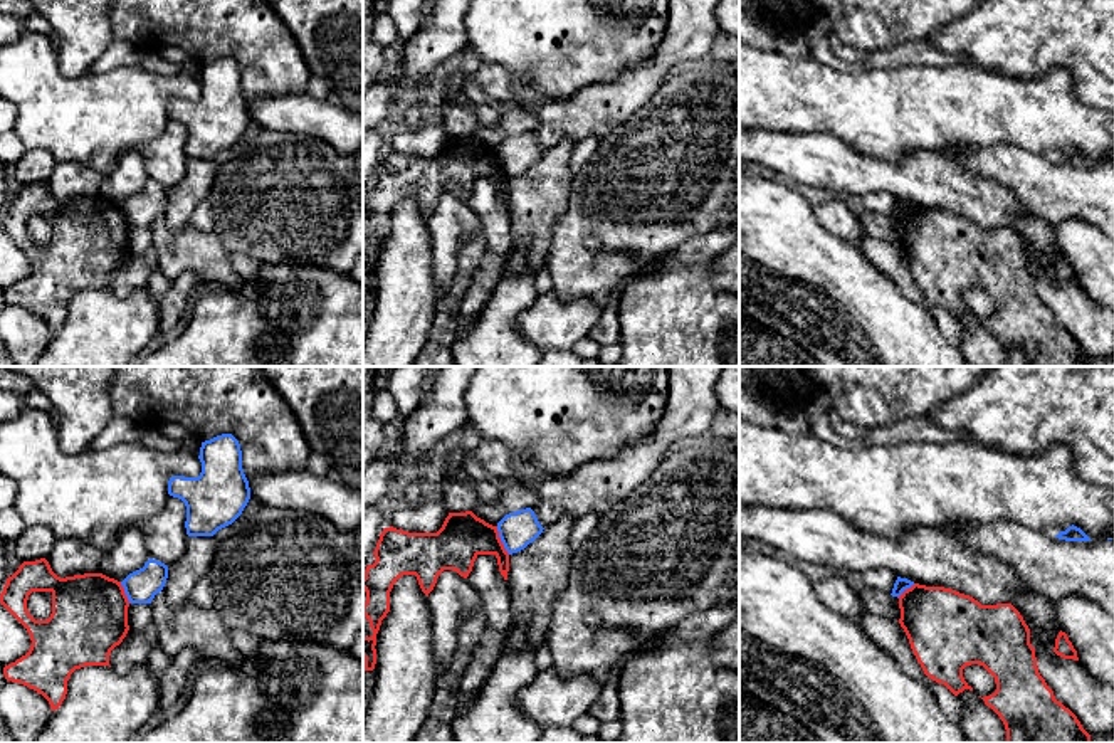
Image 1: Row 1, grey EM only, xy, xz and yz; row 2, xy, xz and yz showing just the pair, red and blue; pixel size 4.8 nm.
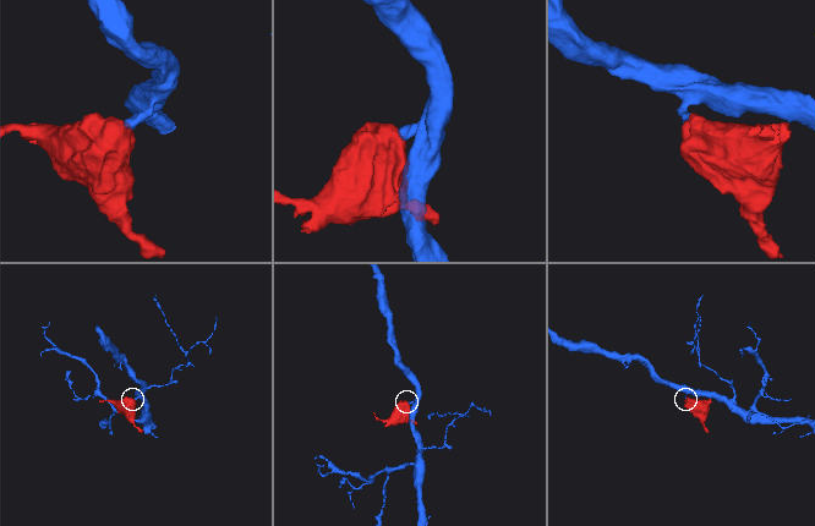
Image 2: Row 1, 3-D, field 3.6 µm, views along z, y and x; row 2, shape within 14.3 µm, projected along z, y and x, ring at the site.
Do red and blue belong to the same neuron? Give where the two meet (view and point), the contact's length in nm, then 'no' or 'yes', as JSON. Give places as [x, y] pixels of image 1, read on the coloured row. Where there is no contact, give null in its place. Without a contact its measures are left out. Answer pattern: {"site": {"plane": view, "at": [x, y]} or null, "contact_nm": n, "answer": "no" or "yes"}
{"site": {"plane": "xz", "at": [499, 540]}, "contact_nm": 150, "answer": "no"}

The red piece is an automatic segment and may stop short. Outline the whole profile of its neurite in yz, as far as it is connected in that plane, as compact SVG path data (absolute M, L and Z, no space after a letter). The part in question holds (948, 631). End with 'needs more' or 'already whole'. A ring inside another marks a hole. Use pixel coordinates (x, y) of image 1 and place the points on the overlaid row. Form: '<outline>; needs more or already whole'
M919 583L897 598L899 624L927 677L944 684L954 696L973 691L963 677L966 666L980 664L995 677L996 691L981 699L1003 721L1006 743L1092 743L1077 716L1055 699L1040 676L1030 629L1012 603L981 605L956 590Z; already whole

